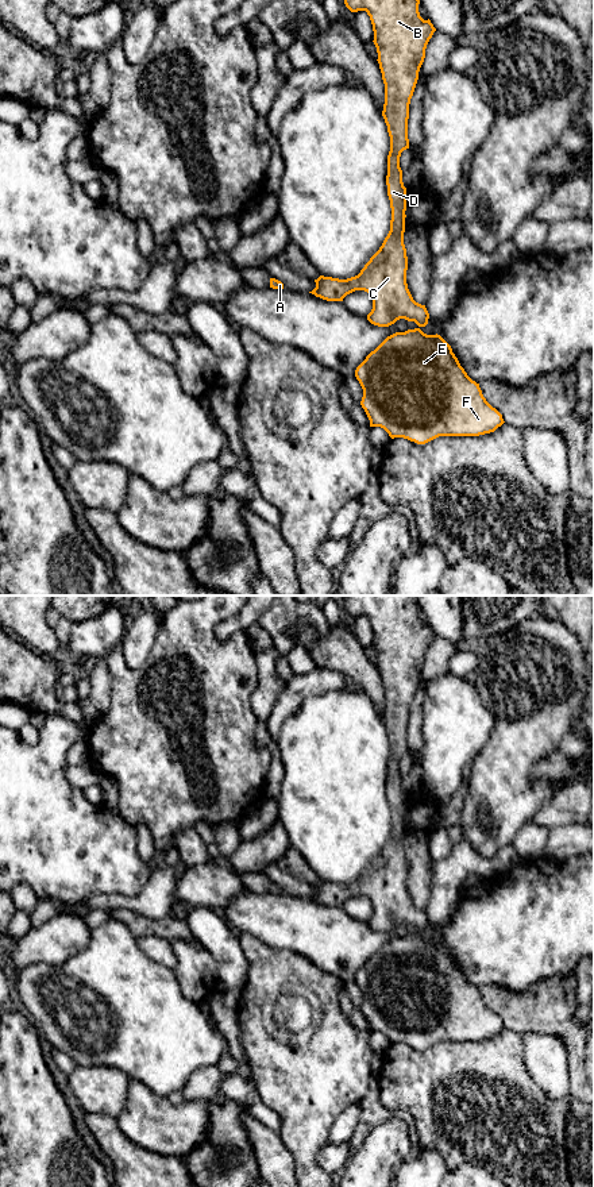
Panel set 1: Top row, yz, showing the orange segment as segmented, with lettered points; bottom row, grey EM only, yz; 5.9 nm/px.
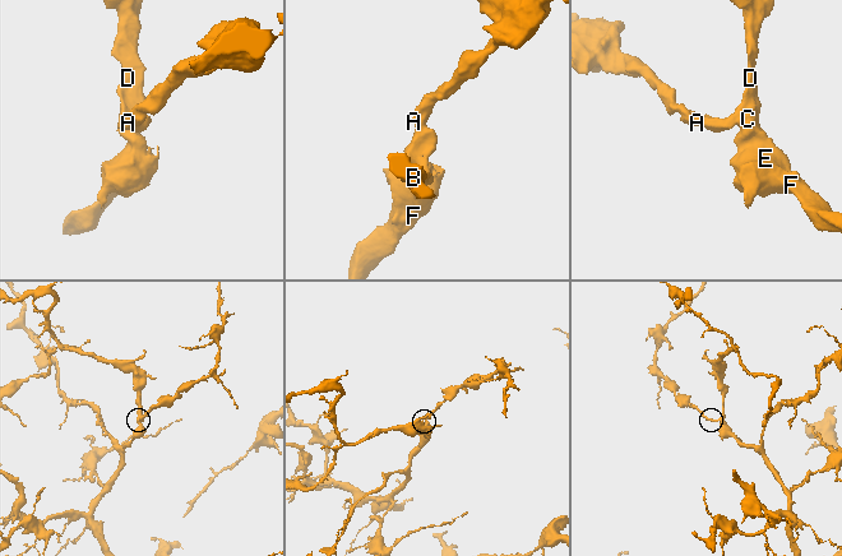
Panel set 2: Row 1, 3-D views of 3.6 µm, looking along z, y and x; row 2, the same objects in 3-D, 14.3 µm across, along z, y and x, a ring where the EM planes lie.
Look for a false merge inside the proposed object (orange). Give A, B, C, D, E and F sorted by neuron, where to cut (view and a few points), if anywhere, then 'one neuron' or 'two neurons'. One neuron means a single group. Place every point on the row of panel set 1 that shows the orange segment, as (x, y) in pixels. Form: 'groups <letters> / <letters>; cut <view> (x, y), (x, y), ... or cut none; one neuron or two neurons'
groups A B C D E F; cut none; one neuron

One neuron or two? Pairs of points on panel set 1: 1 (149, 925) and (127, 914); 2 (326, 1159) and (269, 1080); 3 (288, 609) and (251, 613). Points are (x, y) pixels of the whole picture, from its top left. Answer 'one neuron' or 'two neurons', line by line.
1: one neuron
2: two neurons
3: two neurons

